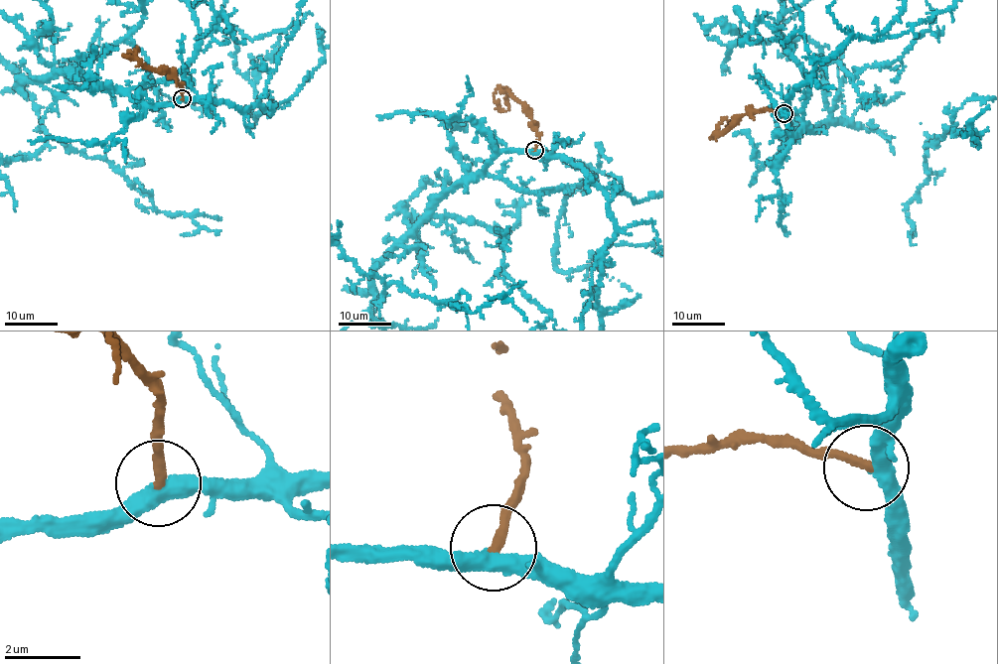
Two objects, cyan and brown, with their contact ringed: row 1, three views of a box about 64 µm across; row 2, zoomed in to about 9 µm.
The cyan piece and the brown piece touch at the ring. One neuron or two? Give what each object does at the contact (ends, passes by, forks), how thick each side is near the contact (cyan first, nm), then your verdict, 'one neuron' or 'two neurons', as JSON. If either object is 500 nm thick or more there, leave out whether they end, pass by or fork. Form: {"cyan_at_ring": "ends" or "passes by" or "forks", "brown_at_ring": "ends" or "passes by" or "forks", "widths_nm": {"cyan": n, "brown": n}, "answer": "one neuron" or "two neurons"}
{"cyan_at_ring": "passes by", "brown_at_ring": "ends", "widths_nm": {"cyan": 360, "brown": 240}, "answer": "one neuron"}

